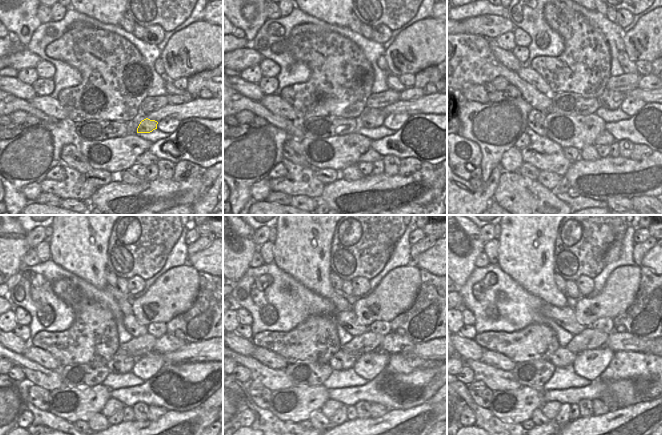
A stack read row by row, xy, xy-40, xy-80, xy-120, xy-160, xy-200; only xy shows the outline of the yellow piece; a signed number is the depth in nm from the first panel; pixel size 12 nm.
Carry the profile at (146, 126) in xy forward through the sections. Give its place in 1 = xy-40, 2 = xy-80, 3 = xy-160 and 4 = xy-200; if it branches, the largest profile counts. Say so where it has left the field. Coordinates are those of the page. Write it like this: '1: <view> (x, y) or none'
1: xy-40 (370, 118)
2: xy-80 (588, 109)
3: xy-160 (348, 320)
4: xy-200 (565, 317)

